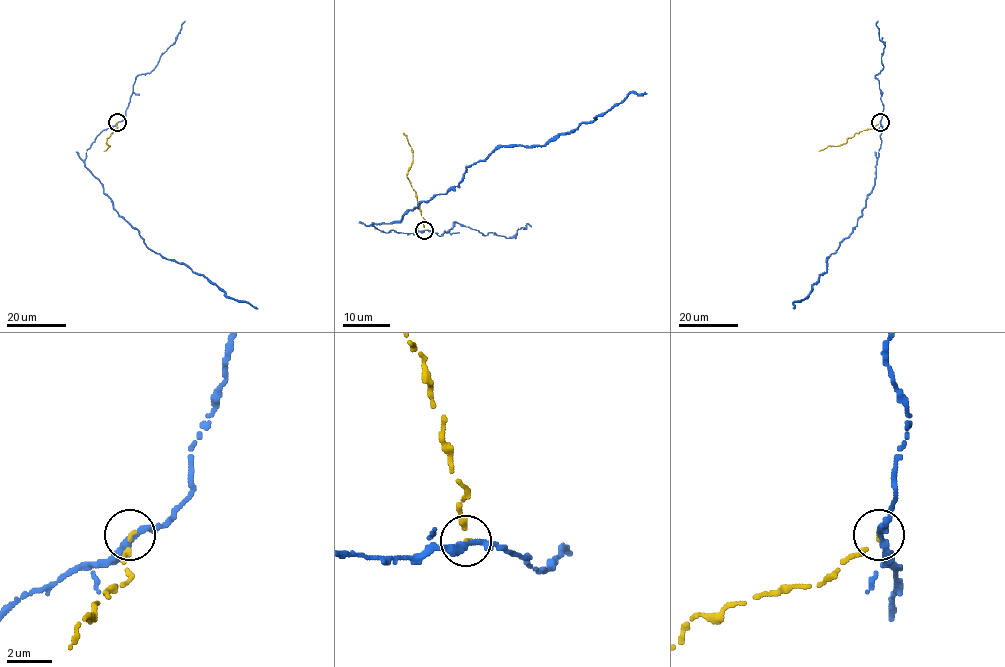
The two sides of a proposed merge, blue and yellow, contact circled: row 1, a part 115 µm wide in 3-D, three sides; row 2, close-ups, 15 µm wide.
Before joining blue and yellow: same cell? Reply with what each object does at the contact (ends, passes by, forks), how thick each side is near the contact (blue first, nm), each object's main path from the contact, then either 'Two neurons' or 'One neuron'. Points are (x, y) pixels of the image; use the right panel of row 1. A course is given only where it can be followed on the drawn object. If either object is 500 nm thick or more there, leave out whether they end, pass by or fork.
At the ring blue passes by. At the ring yellow ends. Thickness 280 nm (blue) against 130 nm. Course of blue: (880, 122), (876, 178), (862, 215), (827, 258), (827, 271), (804, 298), (793, 303), (794, 309). Course of yellow: (880, 122), (856, 133), (846, 142), (819, 151). Two neurons

